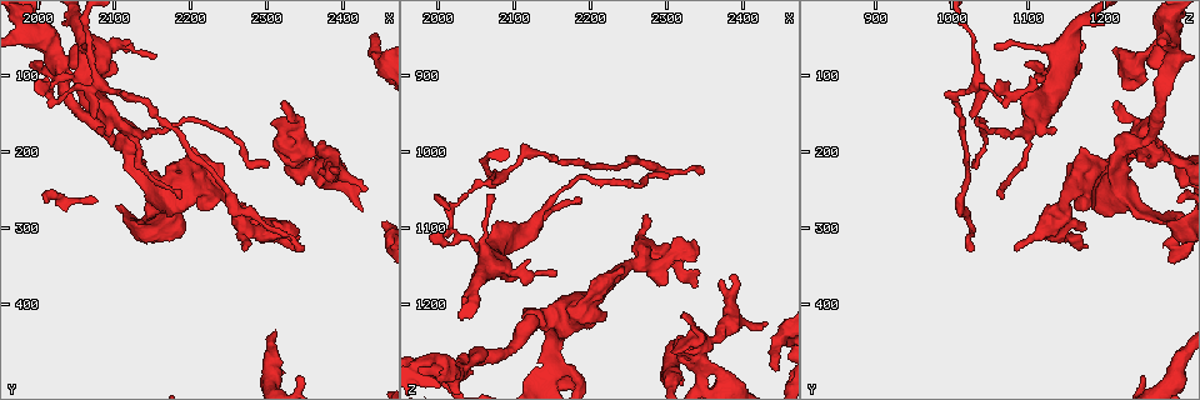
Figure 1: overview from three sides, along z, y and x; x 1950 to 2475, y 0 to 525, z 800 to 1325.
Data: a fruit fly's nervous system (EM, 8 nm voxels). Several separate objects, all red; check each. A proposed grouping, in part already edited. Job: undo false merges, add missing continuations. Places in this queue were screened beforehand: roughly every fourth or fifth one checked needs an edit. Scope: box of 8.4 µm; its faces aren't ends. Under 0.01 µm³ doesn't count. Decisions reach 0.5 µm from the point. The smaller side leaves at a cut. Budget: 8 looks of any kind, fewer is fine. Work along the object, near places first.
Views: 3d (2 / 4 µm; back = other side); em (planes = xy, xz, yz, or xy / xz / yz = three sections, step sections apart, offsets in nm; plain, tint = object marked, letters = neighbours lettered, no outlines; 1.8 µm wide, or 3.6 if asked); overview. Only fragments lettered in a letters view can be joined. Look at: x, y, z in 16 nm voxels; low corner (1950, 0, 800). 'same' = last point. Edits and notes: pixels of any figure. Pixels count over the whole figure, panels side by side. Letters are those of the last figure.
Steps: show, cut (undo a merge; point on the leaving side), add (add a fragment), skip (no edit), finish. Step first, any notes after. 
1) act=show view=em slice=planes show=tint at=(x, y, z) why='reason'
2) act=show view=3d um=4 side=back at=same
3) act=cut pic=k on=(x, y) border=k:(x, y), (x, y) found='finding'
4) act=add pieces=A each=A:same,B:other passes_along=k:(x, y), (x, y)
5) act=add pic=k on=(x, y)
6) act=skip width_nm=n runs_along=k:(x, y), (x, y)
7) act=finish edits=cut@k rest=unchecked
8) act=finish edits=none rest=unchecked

act=show view=em slice=planes show=letters at=(2155, 285, 1270) why='sharp bend'

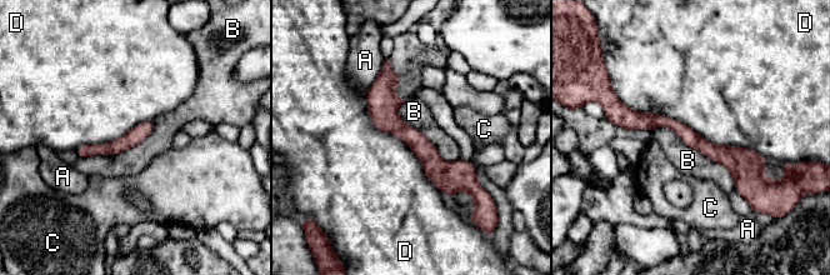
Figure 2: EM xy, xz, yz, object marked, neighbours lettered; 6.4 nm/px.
act=skip each=A:other,B:other,C:other,D:other found='all the same cell'

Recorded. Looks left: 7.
act=show view=em slice=xy step=4 show=tint at=(2350, 195, 1250) why='calibre changes'

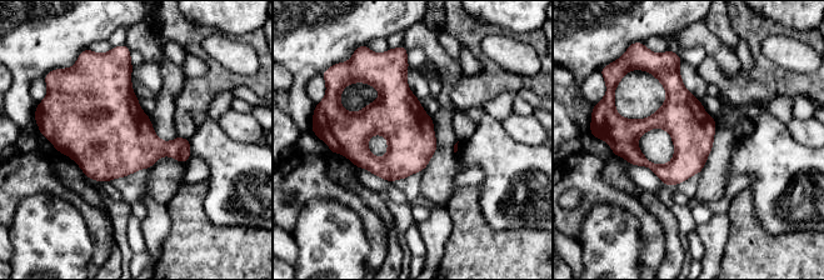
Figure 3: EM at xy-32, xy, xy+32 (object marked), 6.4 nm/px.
act=show view=em slice=planes show=letters at=same

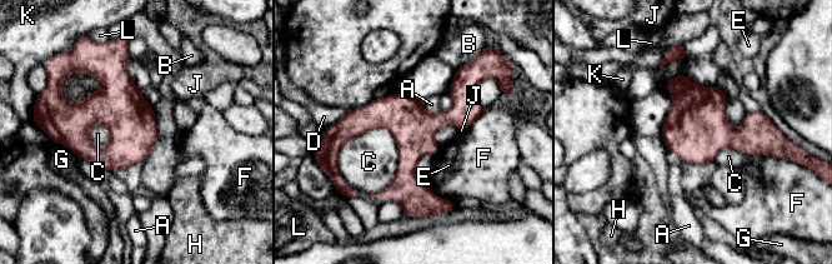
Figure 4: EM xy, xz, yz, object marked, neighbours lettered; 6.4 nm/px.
act=skip longest_contact=C:440nm each=A:other,B:other,C:other,D:other,E:other,F:other,G:other,H:other,J:other,K:other,L:other border=4:(385, 128), (399, 167), (369, 194) found='continuous, no second cell'

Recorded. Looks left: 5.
act=show view=3d um=4 at=(2225, 245, 1175) why='thin arm on a thick one'

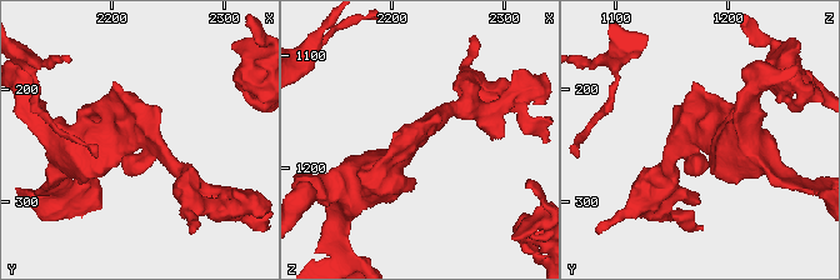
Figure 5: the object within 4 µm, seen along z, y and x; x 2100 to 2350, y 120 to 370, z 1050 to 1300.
act=show view=em slice=xy step=16 show=letters at=(2224, 240, 1172)

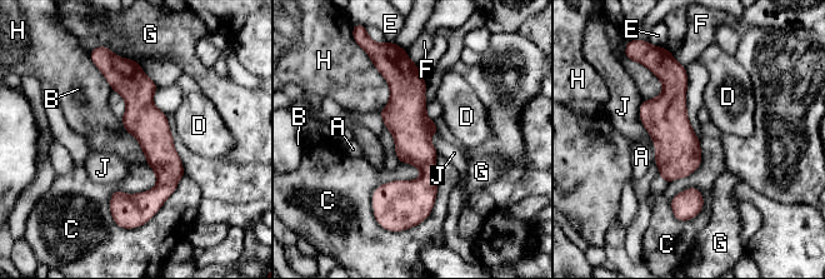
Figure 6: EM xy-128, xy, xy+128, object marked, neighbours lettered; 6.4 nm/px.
act=show view=em slice=planes show=letters at=same

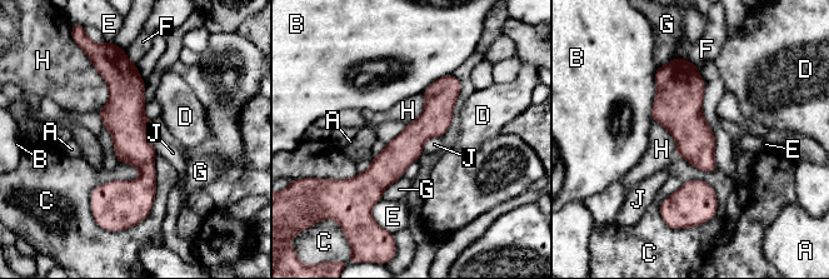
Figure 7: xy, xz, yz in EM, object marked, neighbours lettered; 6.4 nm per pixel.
act=skip width_nm=200 each=A:other,B:other,C:other,D:other,E:other,F:other,G:other,H:other,J:other found='all the same cell'

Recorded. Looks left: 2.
act=finish edits=none rest=unchecked

